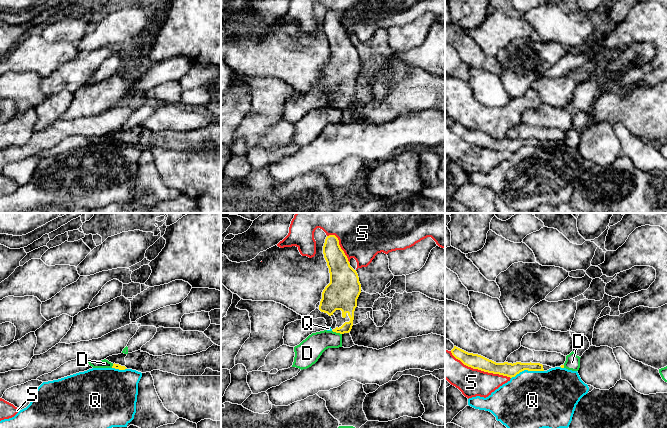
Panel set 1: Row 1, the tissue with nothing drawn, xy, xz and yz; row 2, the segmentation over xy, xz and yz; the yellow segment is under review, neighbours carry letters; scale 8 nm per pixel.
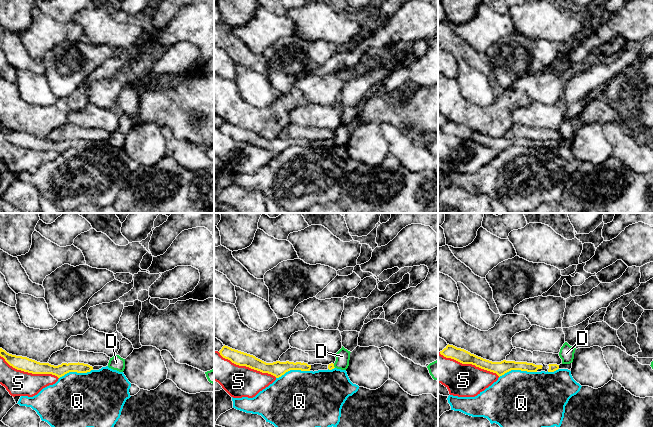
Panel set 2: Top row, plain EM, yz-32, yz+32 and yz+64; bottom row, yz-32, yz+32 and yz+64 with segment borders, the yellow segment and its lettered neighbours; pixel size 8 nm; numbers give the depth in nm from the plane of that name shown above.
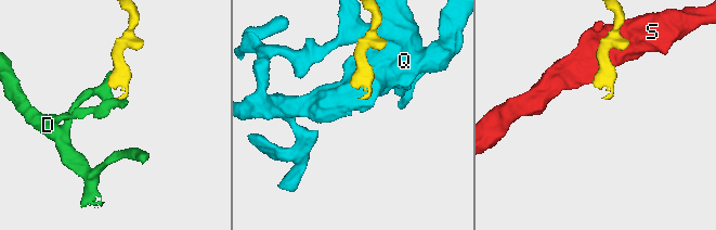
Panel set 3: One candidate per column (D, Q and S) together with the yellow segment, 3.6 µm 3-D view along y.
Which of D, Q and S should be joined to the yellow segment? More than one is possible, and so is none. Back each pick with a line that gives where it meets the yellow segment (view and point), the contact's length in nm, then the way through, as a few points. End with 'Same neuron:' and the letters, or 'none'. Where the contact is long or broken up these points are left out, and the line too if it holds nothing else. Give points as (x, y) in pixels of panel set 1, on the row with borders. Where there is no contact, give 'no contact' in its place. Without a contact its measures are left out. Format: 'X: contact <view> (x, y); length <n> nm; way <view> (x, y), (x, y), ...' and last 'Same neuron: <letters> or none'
Same neuron: none

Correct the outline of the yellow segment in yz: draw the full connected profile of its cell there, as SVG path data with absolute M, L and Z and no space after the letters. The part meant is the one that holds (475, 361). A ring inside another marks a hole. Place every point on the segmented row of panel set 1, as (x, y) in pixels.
M456 346L451 350L452 355L460 360L464 365L473 369L478 369L484 372L499 374L507 377L515 377L524 370L528 371L544 371L543 365L540 363L496 363L481 355L468 353Z

